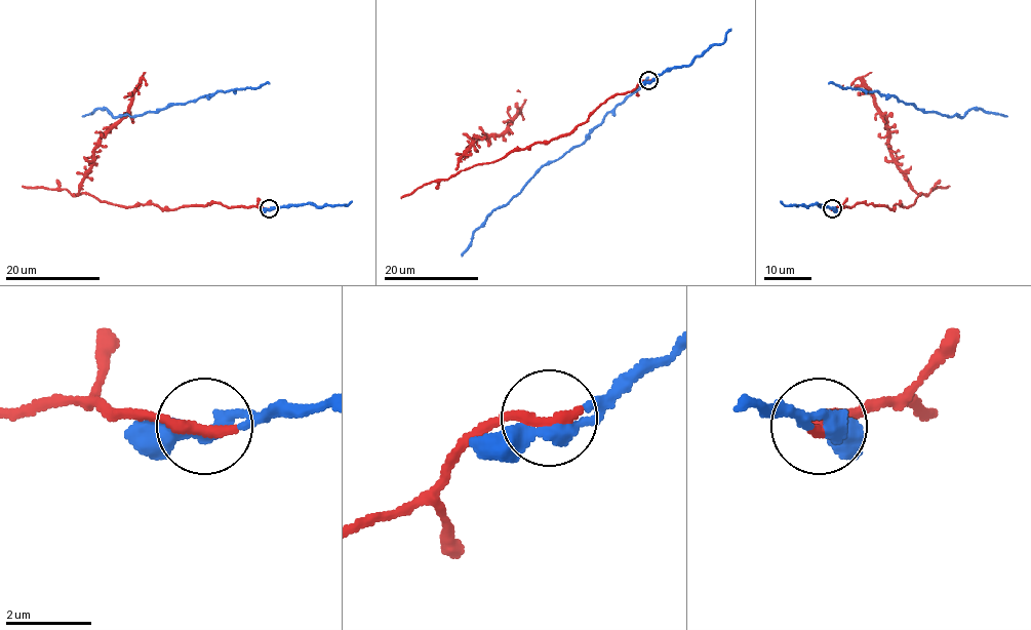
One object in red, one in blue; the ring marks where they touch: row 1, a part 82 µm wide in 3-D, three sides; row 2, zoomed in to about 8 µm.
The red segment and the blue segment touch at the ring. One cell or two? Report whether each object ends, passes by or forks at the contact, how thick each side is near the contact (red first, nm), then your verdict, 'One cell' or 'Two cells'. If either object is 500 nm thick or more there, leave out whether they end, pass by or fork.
At the ring red ends. At the ring blue passes by. Thickness 320 nm (red) against 320 nm. One cell

